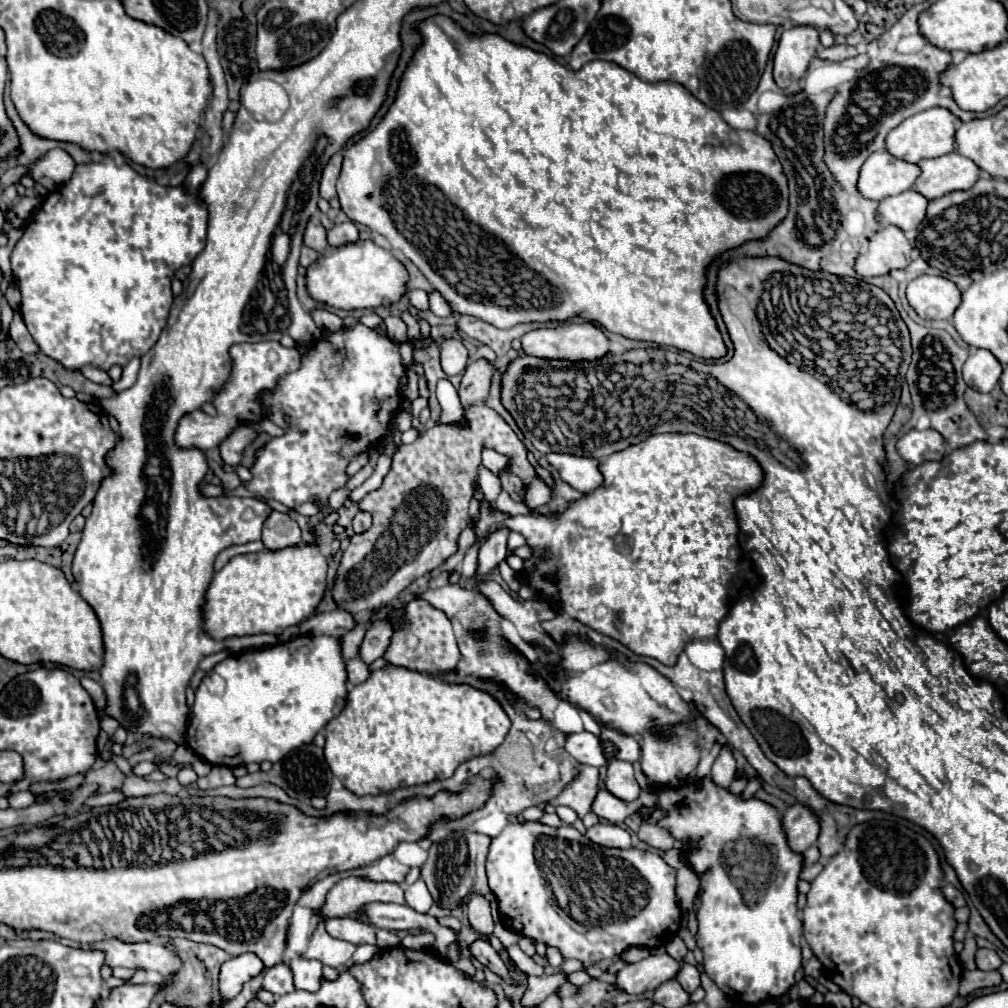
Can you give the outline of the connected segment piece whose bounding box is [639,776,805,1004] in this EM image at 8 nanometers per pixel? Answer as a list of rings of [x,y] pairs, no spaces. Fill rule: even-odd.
[[[691,776],[683,786],[667,786],[667,790],[653,792],[655,804],[639,808],[641,820],[647,820],[655,810],[663,810],[663,816],[655,820],[655,826],[667,830],[673,840],[683,842],[683,852],[689,868],[701,876],[701,888],[697,892],[699,910],[695,912],[695,938],[697,946],[705,954],[705,972],[729,998],[741,1000],[743,1004],[759,1004],[763,1000],[783,996],[795,984],[795,974],[801,966],[797,882],[805,860],[803,854],[791,854],[791,846],[787,846],[787,834],[783,834],[783,820],[779,810],[755,796],[743,798],[743,794],[733,794],[729,788],[717,786],[711,776],[701,778],[701,784]],[[747,890],[755,892],[755,896],[745,894]]]

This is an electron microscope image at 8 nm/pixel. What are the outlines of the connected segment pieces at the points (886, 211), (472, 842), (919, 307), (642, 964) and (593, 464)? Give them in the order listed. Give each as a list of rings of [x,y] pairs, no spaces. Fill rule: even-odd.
[[[907,190],[897,196],[883,198],[877,208],[877,220],[883,226],[899,226],[905,232],[917,230],[917,226],[925,220],[927,198],[917,190]]]
[[[453,832],[429,848],[429,858],[421,868],[421,878],[425,880],[435,904],[443,910],[453,910],[467,902],[475,892],[485,898],[491,898],[491,890],[487,886],[485,876],[485,858],[489,850],[491,838],[477,832]]]
[[[919,276],[907,286],[907,300],[925,320],[949,320],[959,306],[961,290],[941,276]]]
[[[667,952],[643,958],[639,962],[627,964],[617,972],[615,988],[627,994],[643,994],[647,990],[655,990],[665,980],[671,980],[677,974],[679,966],[681,964]]]
[[[547,454],[549,464],[559,472],[559,476],[575,490],[589,494],[603,484],[603,472],[599,470],[597,458],[583,458],[573,454]]]

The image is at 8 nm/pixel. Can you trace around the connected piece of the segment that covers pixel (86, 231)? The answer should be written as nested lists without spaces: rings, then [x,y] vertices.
[[[105,156],[101,162],[77,166],[73,172],[73,178],[63,188],[59,188],[57,192],[51,192],[45,198],[41,210],[33,218],[27,220],[25,234],[15,244],[13,254],[11,254],[11,268],[13,268],[15,284],[21,290],[21,316],[25,320],[33,340],[39,344],[43,354],[51,356],[53,360],[61,362],[65,368],[73,368],[73,370],[77,370],[85,364],[93,364],[93,366],[99,366],[103,370],[109,370],[113,364],[125,366],[131,358],[143,356],[157,342],[157,338],[159,338],[159,334],[167,322],[167,316],[169,316],[169,310],[173,304],[171,280],[175,276],[175,270],[193,262],[193,258],[205,246],[205,236],[207,236],[207,208],[203,202],[197,200],[197,196],[187,194],[181,186],[177,186],[177,188],[159,186],[153,180],[139,176],[127,164],[117,168],[111,156]]]

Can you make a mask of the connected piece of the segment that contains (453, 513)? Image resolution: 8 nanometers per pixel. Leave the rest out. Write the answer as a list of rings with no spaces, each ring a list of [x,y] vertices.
[[[475,404],[465,410],[465,416],[469,422],[467,428],[433,426],[419,434],[413,444],[401,446],[383,484],[359,502],[361,510],[373,514],[373,526],[367,532],[351,536],[333,588],[337,606],[351,612],[357,620],[357,628],[341,636],[343,658],[359,658],[367,620],[373,610],[391,604],[411,582],[429,574],[457,552],[457,538],[469,524],[471,480],[477,480],[483,446],[513,456],[509,470],[521,476],[525,484],[537,476],[527,460],[523,442],[495,410]]]

